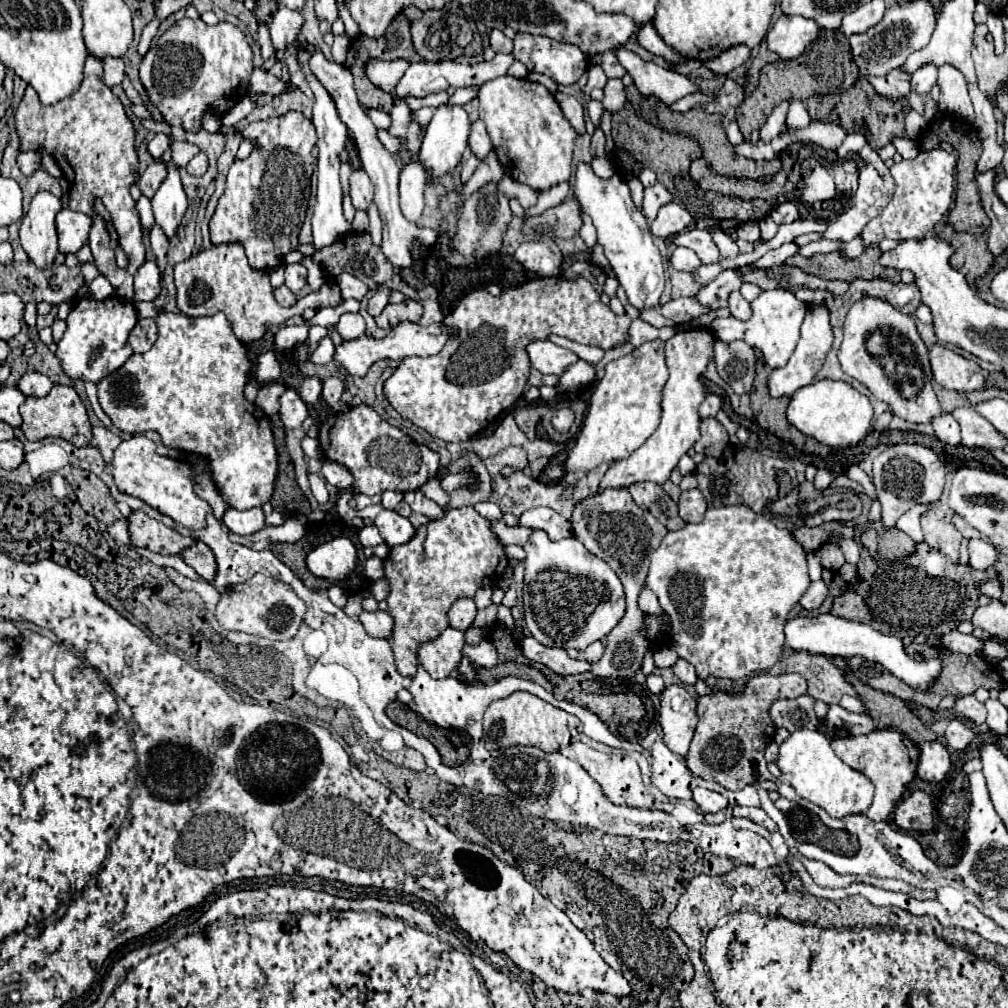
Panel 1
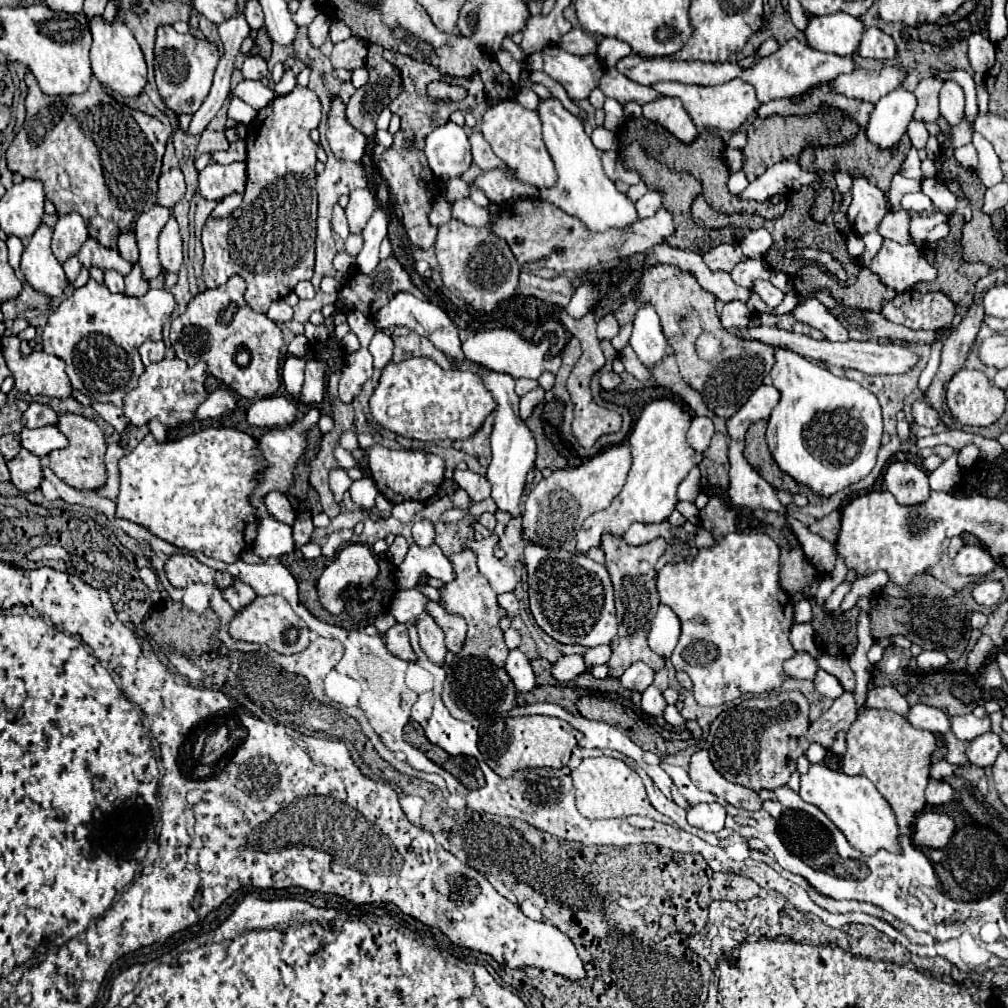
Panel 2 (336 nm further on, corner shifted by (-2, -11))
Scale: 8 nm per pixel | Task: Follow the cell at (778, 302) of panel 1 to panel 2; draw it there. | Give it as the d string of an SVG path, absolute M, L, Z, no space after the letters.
M777 348L775 360L771 378L781 400L769 416L765 438L781 472L819 496L833 496L837 490L863 480L873 470L881 448L879 400L861 384L835 376L791 350Z

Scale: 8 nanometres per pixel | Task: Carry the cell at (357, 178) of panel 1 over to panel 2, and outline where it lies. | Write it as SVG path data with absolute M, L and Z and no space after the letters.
M353 190L349 194L349 204L345 208L345 214L347 214L347 222L349 222L349 230L355 234L355 232L361 232L367 224L367 220L371 218L375 210L375 198L369 190Z

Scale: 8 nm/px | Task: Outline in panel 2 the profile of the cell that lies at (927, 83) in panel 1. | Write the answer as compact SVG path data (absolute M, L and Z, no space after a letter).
M893 90L883 96L869 114L869 122L865 126L867 138L881 150L895 146L907 132L915 106L917 100L913 100L913 94L907 90Z

